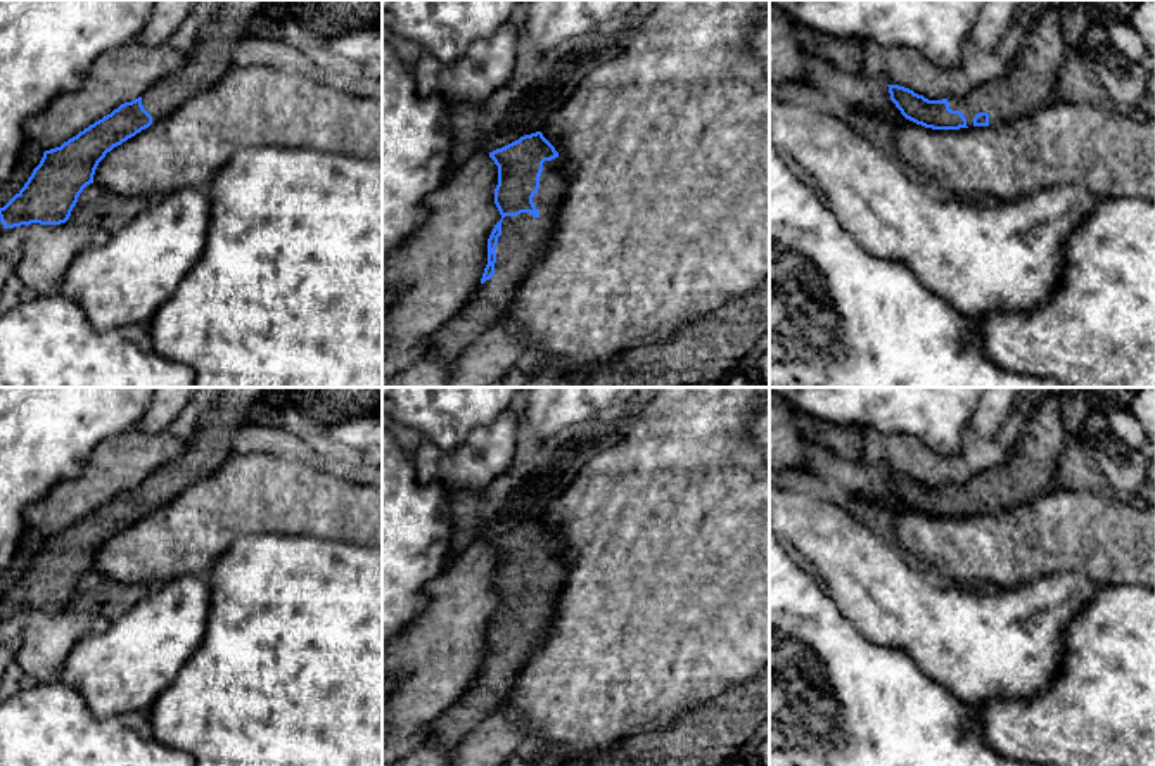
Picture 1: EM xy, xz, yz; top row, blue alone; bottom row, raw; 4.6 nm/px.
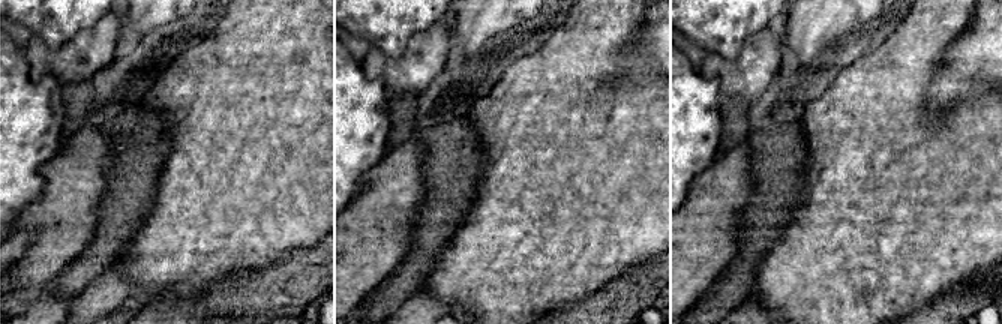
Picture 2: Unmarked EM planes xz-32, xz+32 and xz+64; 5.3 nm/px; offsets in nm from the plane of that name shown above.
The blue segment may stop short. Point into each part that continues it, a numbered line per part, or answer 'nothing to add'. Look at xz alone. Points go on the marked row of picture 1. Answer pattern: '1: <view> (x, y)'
1: xz (523, 241)

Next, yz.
1: yz (1029, 83)

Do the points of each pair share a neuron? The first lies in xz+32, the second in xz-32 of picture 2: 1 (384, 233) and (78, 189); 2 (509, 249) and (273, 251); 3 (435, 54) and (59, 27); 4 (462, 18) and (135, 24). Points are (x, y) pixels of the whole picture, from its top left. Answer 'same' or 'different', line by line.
1: same
2: same
3: different
4: same

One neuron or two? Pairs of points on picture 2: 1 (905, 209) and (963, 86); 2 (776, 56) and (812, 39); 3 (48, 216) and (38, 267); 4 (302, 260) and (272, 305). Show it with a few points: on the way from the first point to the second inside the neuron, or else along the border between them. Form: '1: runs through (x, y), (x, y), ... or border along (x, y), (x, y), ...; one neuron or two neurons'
1: border along (986, 90), (956, 101), (938, 123), (923, 114); two neurons
2: border along (782, 36), (788, 60); two neurons
3: runs through (48, 228), (48, 255); one neuron
4: runs through (302, 270), (281, 294); one neuron

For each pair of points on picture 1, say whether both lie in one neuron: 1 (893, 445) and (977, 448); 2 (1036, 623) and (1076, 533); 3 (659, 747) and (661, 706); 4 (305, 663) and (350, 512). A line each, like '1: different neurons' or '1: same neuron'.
1: same neuron
2: different neurons
3: different neurons
4: different neurons

